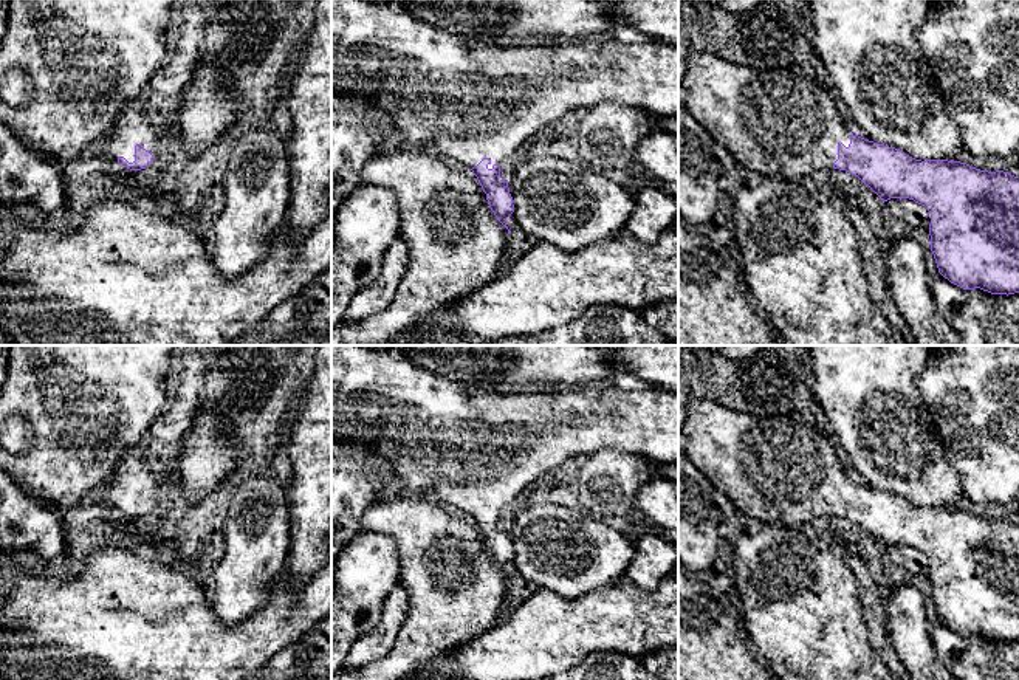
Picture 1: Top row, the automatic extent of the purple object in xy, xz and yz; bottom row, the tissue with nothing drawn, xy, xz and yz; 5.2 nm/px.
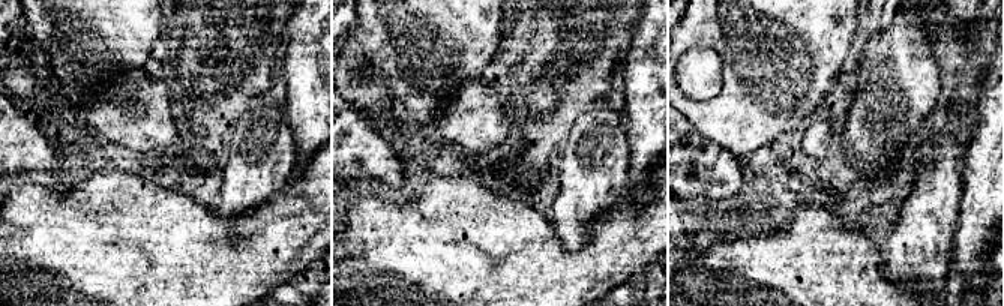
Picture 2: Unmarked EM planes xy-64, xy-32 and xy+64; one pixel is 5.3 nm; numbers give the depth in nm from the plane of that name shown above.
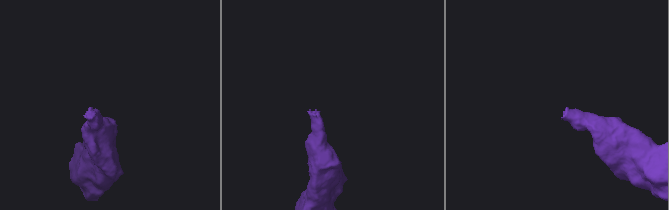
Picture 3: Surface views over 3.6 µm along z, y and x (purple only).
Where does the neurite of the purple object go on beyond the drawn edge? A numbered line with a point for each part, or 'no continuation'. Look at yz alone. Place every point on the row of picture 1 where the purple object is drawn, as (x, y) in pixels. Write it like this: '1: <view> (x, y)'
1: yz (784, 123)

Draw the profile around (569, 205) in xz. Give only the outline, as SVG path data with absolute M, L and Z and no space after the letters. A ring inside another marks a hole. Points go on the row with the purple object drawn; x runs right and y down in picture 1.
M533 156L522 163L514 169L508 187L519 228L565 251L621 237L635 208L633 194L612 177L556 156Z

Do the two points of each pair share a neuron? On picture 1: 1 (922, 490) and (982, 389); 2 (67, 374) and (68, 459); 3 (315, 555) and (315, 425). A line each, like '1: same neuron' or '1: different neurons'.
1: different neurons
2: same neuron
3: same neuron

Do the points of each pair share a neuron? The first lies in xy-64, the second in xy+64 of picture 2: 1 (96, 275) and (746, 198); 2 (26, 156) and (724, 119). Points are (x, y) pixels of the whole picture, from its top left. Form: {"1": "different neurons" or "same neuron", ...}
{"1": "different neurons", "2": "different neurons"}

